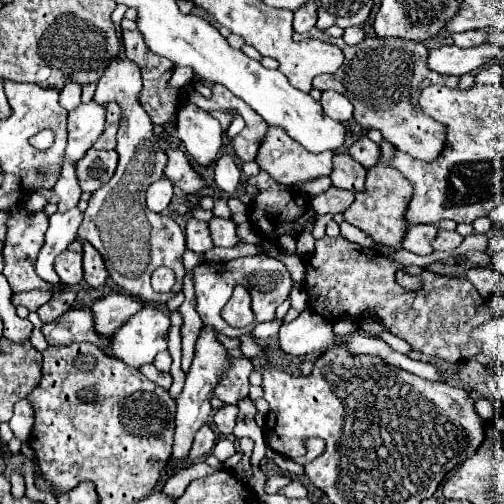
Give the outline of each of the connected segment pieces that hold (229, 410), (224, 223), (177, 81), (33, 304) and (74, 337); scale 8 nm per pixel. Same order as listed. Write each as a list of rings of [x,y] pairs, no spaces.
[[[224,405],[220,411],[216,411],[214,425],[218,427],[218,431],[222,435],[232,435],[232,429],[234,429],[234,423],[236,423],[236,415],[238,415],[238,407],[236,405]]]
[[[214,217],[208,225],[210,225],[212,241],[216,247],[234,247],[240,243],[240,237],[236,235],[236,225],[232,221]]]
[[[176,67],[168,85],[170,87],[184,87],[184,85],[188,85],[192,81],[192,77],[194,77],[192,67]]]
[[[24,291],[24,293],[16,293],[12,297],[12,303],[18,307],[18,305],[24,305],[28,311],[36,311],[40,305],[44,305],[46,301],[50,299],[50,293],[44,293],[44,291]]]
[[[70,309],[56,323],[48,323],[42,327],[42,333],[50,345],[66,345],[76,341],[86,341],[100,347],[106,355],[110,355],[110,337],[102,337],[94,329],[94,315],[86,309]]]

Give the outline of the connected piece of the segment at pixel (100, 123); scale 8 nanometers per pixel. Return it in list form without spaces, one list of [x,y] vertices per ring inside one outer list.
[[[96,101],[80,103],[68,113],[68,147],[64,161],[80,161],[80,157],[96,143],[106,123],[106,107]]]

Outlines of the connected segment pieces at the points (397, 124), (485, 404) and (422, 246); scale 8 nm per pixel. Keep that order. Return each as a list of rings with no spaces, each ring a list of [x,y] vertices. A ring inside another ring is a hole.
[[[312,27],[308,33],[294,33],[294,39],[324,39],[328,43],[338,45],[346,59],[344,65],[334,75],[318,75],[312,85],[318,91],[334,89],[346,95],[354,105],[354,119],[362,125],[362,129],[378,129],[384,139],[392,143],[396,149],[416,157],[416,159],[436,159],[444,147],[444,129],[436,125],[434,119],[424,115],[418,109],[418,95],[422,87],[430,83],[442,83],[446,87],[456,87],[456,75],[440,75],[440,79],[430,79],[434,73],[428,69],[428,45],[420,41],[408,41],[398,37],[366,37],[358,45],[346,45],[344,39],[332,39],[324,31]]]
[[[478,399],[478,401],[474,403],[474,411],[476,411],[476,415],[478,415],[478,417],[482,417],[484,421],[488,421],[488,419],[492,419],[492,417],[494,417],[492,403],[490,403],[490,401],[486,401],[486,399]]]
[[[408,225],[406,235],[402,239],[402,249],[416,255],[430,255],[436,231],[438,229],[434,225]]]

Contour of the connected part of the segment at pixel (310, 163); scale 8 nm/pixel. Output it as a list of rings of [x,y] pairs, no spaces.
[[[268,127],[266,137],[260,143],[258,155],[256,155],[256,163],[260,165],[262,171],[266,171],[276,183],[282,185],[296,185],[296,183],[306,183],[324,175],[332,173],[332,151],[324,151],[324,153],[310,153],[304,147],[300,147],[300,143],[296,143],[294,139],[288,137],[288,133],[284,133],[282,127]]]

